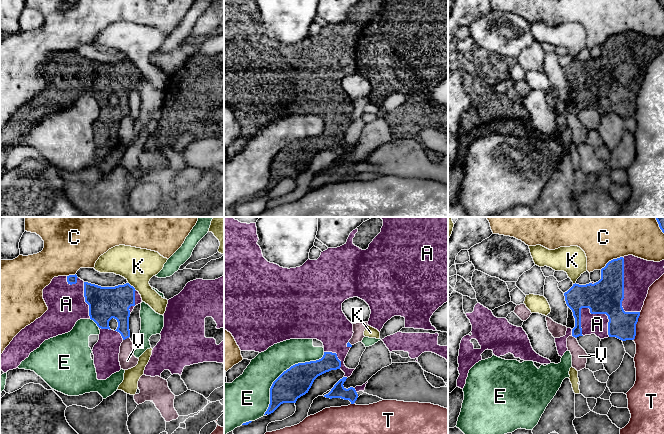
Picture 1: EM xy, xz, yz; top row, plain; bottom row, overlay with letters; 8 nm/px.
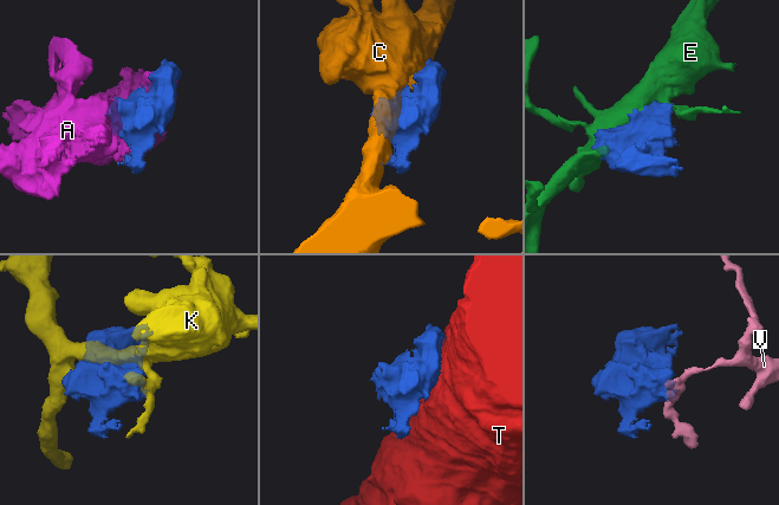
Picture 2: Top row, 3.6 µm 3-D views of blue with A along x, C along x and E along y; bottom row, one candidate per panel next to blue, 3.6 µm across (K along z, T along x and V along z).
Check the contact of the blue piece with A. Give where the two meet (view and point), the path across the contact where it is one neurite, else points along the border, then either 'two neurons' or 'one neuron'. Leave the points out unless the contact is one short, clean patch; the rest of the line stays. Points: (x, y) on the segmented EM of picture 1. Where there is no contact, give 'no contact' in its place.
yz (604, 313) | one neuron

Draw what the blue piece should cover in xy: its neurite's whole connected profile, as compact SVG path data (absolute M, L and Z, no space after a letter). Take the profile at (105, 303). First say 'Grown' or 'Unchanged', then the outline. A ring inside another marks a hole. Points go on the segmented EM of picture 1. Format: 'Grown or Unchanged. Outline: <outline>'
Grown. Outline: M77 275L54 277L51 283L43 289L43 299L48 310L33 323L22 329L5 348L0 355L0 369L6 373L9 370L18 368L22 361L29 357L30 353L40 347L40 345L50 338L70 332L80 319L91 319L99 327L99 340L93 347L94 365L96 368L97 379L106 380L112 374L121 370L119 353L121 343L130 337L129 317L134 307L142 303L141 295L129 283L115 287L101 287L95 284L84 282ZM114 318L118 322L117 329L111 330L109 321Z

